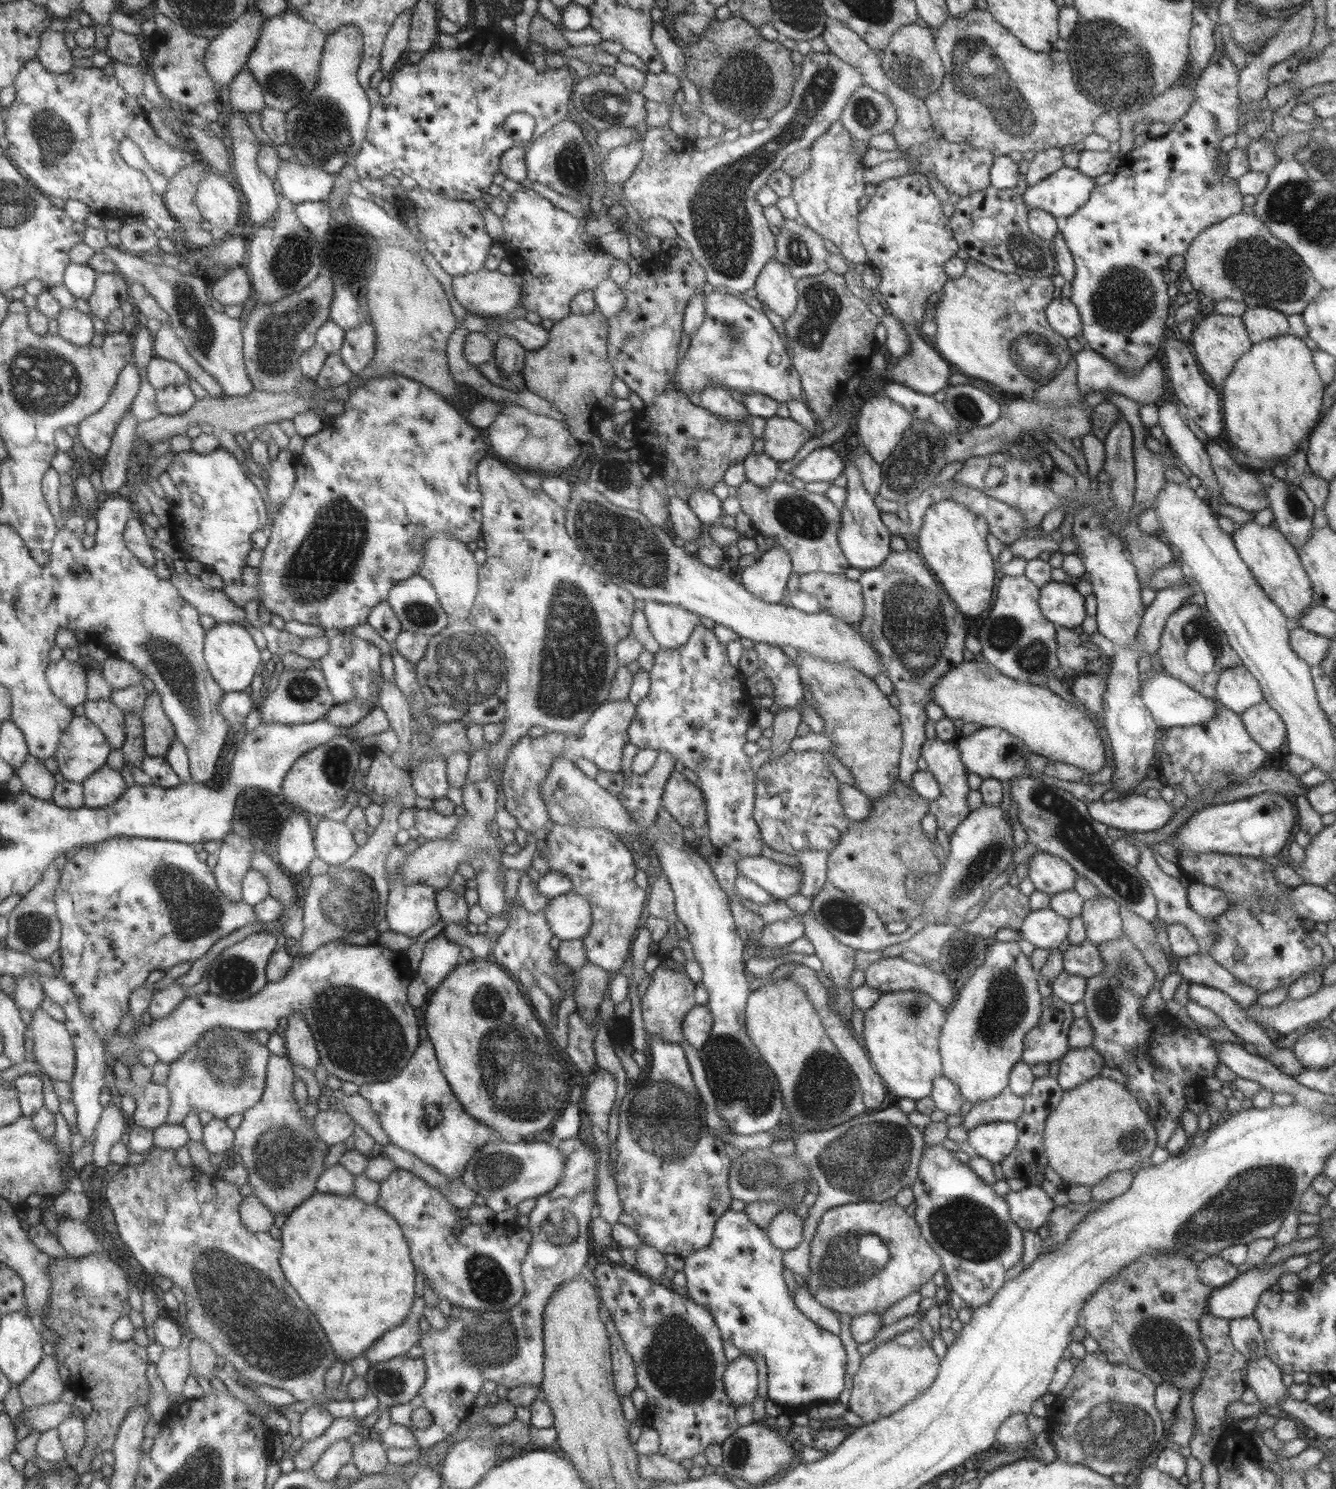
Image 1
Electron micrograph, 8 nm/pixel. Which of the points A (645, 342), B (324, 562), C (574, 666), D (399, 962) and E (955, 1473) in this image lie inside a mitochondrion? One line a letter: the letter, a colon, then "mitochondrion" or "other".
A: other
B: mitochondrion
C: mitochondrion
D: other
E: other

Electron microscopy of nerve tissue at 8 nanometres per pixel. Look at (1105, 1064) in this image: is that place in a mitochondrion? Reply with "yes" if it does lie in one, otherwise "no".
no

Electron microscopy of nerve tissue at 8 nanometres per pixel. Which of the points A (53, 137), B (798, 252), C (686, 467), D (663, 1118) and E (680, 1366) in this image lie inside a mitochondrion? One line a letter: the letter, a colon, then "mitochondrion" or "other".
A: mitochondrion
B: mitochondrion
C: mitochondrion
D: mitochondrion
E: mitochondrion

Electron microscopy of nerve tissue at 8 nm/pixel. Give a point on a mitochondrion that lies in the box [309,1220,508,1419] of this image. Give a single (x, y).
(390, 1382)

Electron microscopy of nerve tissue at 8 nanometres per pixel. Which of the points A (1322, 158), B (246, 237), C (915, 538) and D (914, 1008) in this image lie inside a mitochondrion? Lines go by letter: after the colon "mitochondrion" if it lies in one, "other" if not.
A: mitochondrion
B: other
C: other
D: mitochondrion

